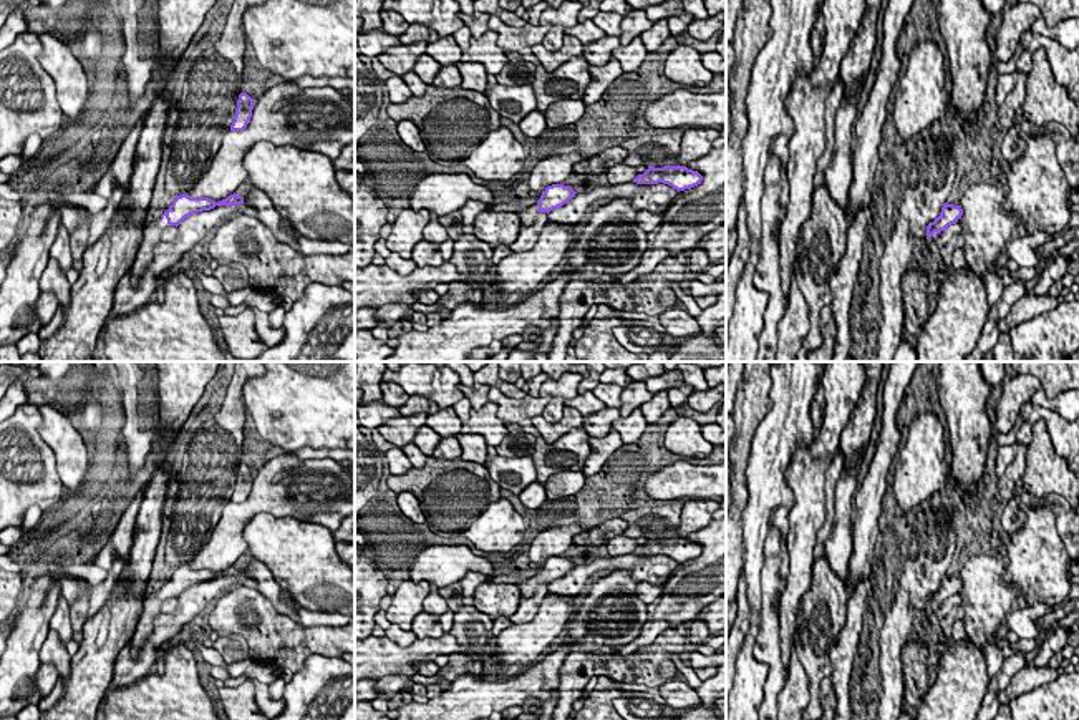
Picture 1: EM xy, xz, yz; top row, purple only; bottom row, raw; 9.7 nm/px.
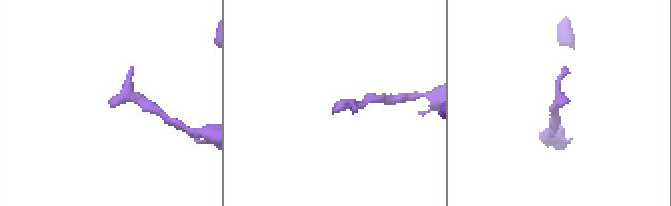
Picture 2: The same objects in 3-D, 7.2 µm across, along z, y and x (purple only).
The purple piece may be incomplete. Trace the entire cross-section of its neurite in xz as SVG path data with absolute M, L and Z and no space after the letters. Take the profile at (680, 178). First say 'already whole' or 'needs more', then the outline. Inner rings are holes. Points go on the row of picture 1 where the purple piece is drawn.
already whole | M648 166L643 174L638 174L633 182L636 184L668 184L673 189L685 191L701 184L703 176L698 171L688 169L686 166Z

